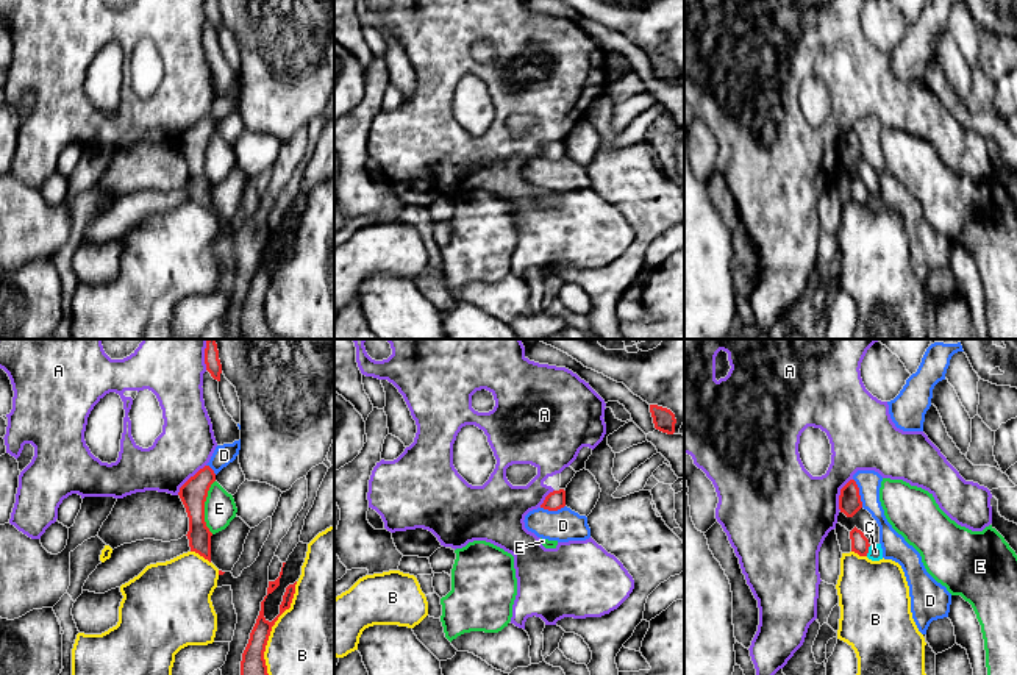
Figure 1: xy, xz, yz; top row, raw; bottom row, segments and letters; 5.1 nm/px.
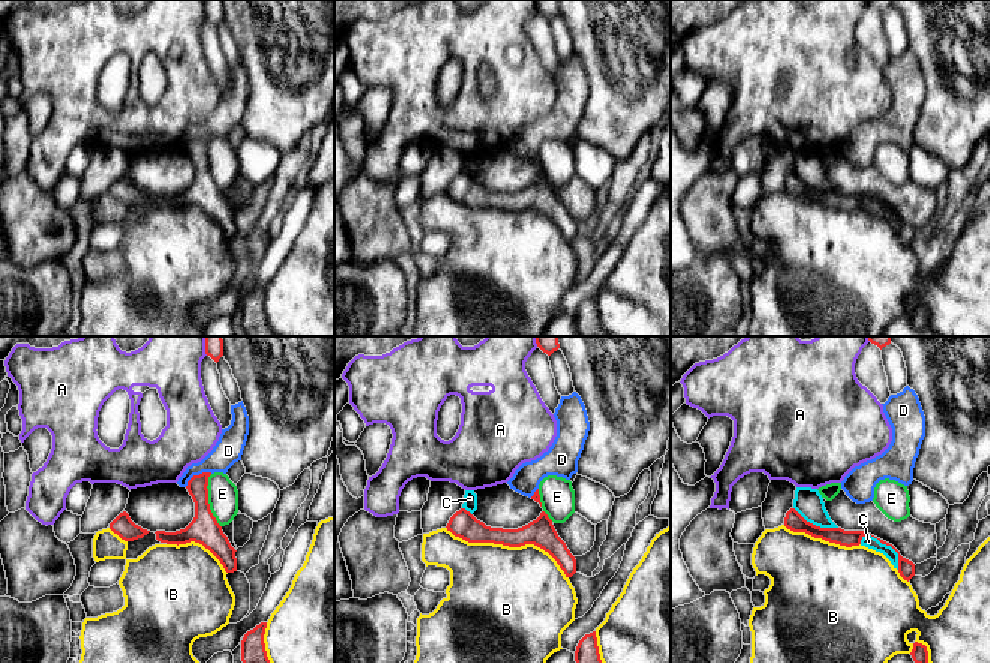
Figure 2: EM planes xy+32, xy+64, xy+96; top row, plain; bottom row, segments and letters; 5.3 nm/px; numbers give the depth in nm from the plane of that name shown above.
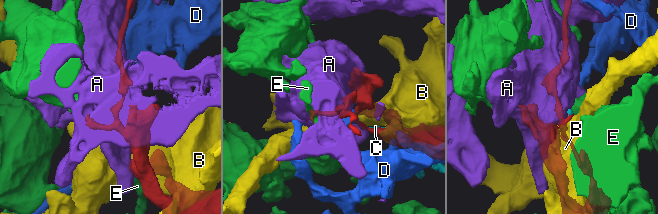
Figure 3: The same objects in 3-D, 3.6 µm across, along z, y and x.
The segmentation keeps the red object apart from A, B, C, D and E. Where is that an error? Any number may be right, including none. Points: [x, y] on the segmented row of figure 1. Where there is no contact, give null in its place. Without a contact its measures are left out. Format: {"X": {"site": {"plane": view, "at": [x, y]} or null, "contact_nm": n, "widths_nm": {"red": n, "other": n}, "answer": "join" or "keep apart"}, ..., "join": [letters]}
{"A": {"site": {"plane": "xy", "at": [189, 478]}, "contact_nm": 220, "widths_nm": {"red": 140, "other": 280}, "answer": "keep apart"}, "B": {"site": {"plane": "xy", "at": [271, 628]}, "contact_nm": 500, "widths_nm": {"red": 120, "other": 400}, "answer": "keep apart"}, "C": {"site": {"plane": "yz", "at": [867, 550]}, "contact_nm": 60, "widths_nm": {"red": 100, "other": 80}, "answer": "keep apart"}, "D": {"site": {"plane": "yz", "at": [858, 492]}, "contact_nm": 160, "widths_nm": {"red": 110, "other": 130}, "answer": "join"}, "E": {"site": {"plane": "xy", "at": [203, 507]}, "contact_nm": 280, "widths_nm": {"red": 140, "other": 160}, "answer": "keep apart"}, "join": ["D"]}

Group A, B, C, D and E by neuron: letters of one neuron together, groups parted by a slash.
A / B / C / D / E

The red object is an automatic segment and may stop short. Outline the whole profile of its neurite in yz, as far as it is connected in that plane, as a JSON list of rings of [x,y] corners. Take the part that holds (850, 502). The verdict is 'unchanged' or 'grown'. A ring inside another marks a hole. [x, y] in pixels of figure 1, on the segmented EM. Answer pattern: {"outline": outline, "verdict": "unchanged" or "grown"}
{"outline": [[[858,470],[840,489],[839,509],[853,517],[864,508],[876,520],[883,558],[901,566],[909,586],[912,619],[919,631],[926,634],[933,620],[948,617],[951,594],[926,572],[920,553],[887,522],[880,502],[881,481],[883,477],[875,470]]], "verdict": "grown"}

